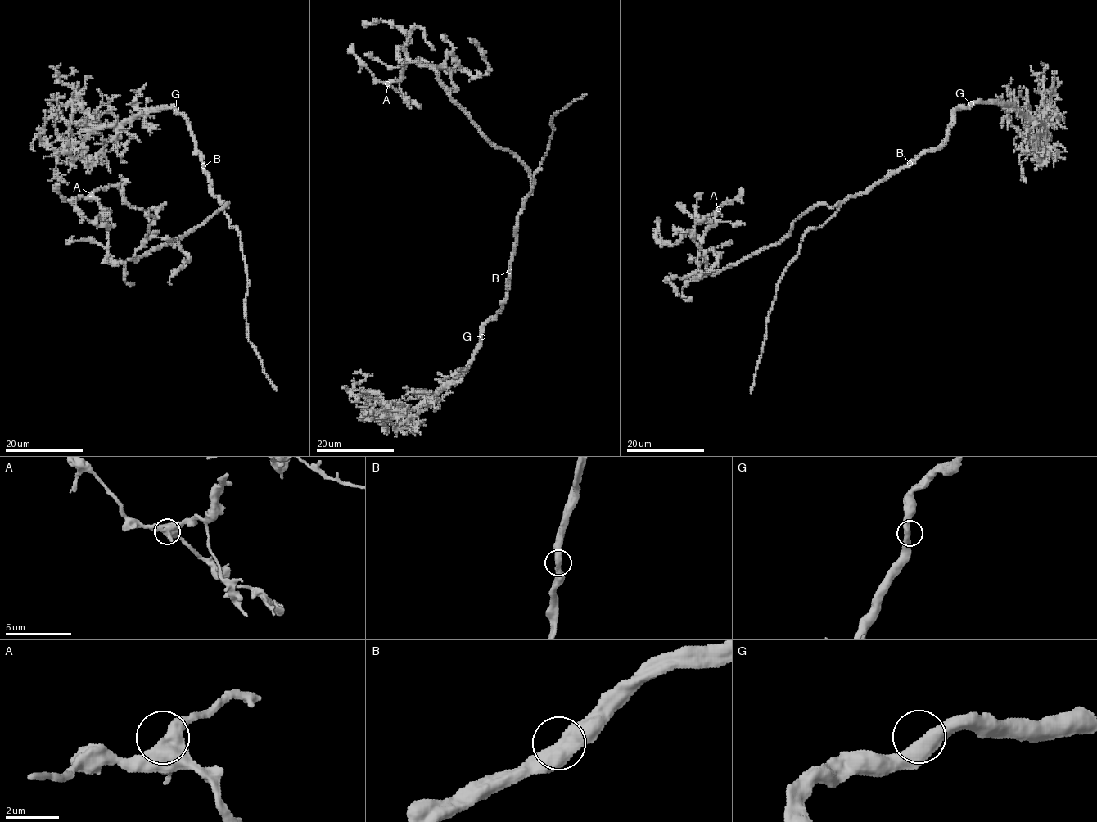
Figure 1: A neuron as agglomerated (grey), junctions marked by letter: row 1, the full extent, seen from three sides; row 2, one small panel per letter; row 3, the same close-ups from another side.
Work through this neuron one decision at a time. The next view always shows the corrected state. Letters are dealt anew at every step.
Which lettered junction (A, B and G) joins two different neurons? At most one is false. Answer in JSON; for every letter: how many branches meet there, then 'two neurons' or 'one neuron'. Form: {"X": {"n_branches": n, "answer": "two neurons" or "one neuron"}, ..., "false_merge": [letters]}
{"A": {"n_branches": 2, "answer": "one neuron"}, "B": {"n_branches": 2, "answer": "one neuron"}, "G": {"n_branches": 2, "answer": "one neuron"}, "false_merge": []}

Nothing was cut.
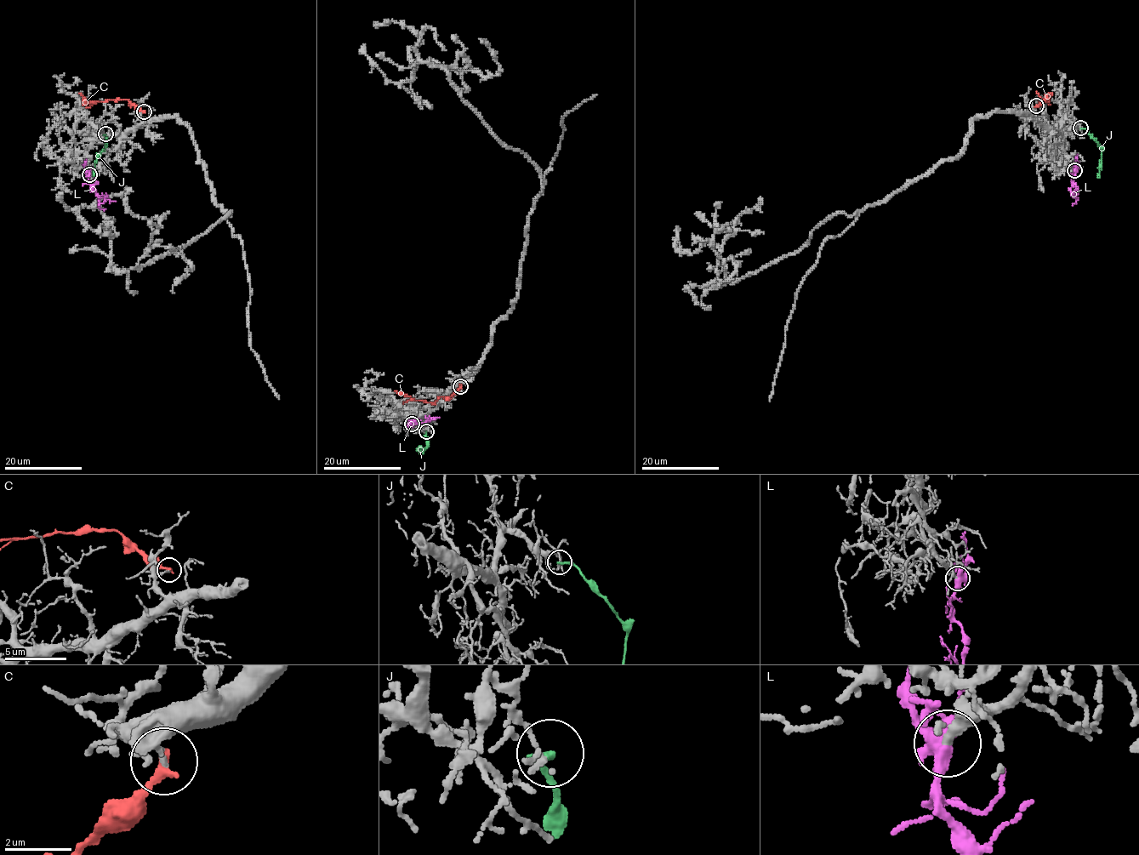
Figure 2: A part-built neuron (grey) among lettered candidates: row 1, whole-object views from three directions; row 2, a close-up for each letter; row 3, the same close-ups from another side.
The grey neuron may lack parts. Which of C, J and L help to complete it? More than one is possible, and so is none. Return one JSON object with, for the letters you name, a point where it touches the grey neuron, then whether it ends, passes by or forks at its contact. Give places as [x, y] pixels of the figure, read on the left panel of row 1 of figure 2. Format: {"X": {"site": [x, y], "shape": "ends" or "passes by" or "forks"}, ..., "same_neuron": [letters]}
{"L": {"site": [89, 174], "shape": "forks"}, "same_neuron": ["L"]}

